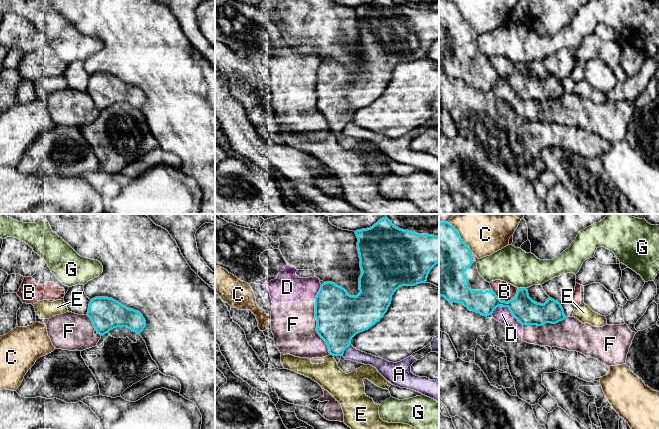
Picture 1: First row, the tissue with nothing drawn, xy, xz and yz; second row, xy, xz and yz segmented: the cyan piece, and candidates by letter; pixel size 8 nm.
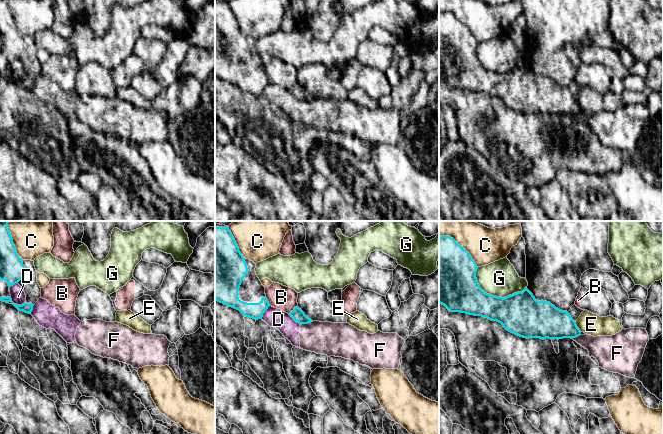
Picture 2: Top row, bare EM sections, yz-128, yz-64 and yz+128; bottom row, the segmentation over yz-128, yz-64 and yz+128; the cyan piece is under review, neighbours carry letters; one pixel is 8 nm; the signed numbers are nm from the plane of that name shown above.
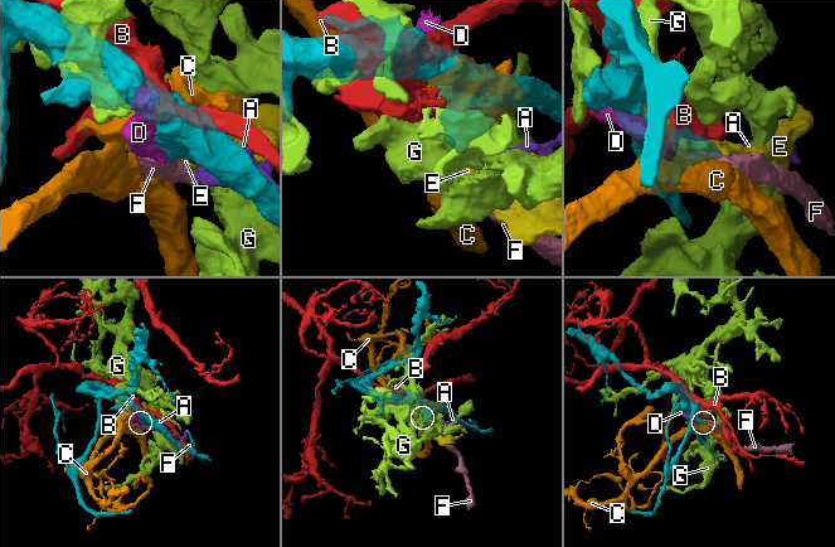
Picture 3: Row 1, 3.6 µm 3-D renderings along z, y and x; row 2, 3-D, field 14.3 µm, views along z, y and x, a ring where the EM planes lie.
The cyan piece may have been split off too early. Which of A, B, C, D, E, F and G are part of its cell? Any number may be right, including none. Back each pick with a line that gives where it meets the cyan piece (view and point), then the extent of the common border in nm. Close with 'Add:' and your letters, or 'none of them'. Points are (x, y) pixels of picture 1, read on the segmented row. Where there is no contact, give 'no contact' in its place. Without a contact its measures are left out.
Add: none of them

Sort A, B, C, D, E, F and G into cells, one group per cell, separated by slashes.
A / B / C / D F / E / G

